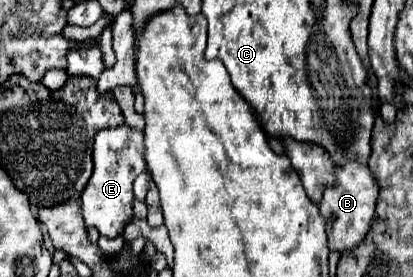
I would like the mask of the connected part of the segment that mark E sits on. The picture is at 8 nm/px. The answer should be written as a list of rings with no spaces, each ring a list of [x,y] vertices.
[[[124,127],[102,129],[94,137],[94,173],[80,195],[80,211],[86,229],[96,227],[104,237],[118,237],[124,227],[134,219],[134,179],[146,169],[144,153],[134,147],[136,131]]]

